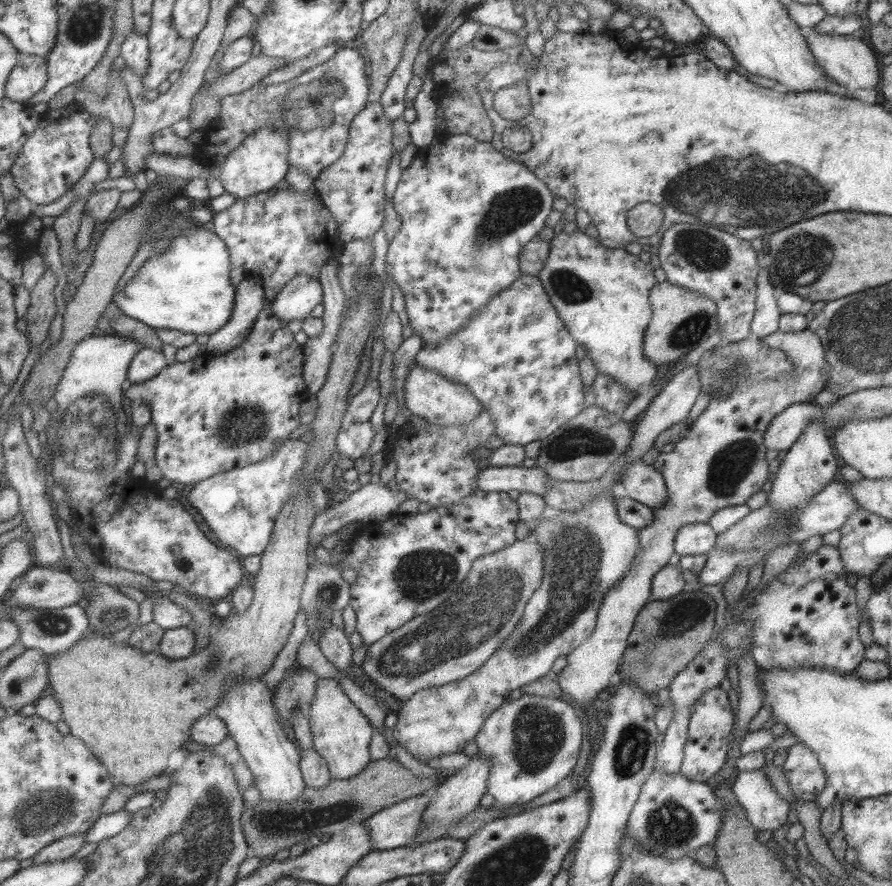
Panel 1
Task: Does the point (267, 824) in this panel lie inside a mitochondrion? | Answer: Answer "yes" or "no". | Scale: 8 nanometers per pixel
yes

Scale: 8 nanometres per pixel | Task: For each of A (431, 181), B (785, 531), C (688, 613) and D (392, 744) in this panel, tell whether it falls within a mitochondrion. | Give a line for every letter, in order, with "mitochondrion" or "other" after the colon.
A: other
B: other
C: mitochondrion
D: other

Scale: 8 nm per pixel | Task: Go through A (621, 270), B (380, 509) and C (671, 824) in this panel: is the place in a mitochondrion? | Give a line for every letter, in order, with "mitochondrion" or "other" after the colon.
A: other
B: other
C: mitochondrion

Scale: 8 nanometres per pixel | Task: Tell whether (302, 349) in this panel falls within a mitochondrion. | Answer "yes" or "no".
no

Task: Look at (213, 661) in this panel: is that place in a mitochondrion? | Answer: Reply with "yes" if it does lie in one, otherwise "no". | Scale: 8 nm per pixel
yes

